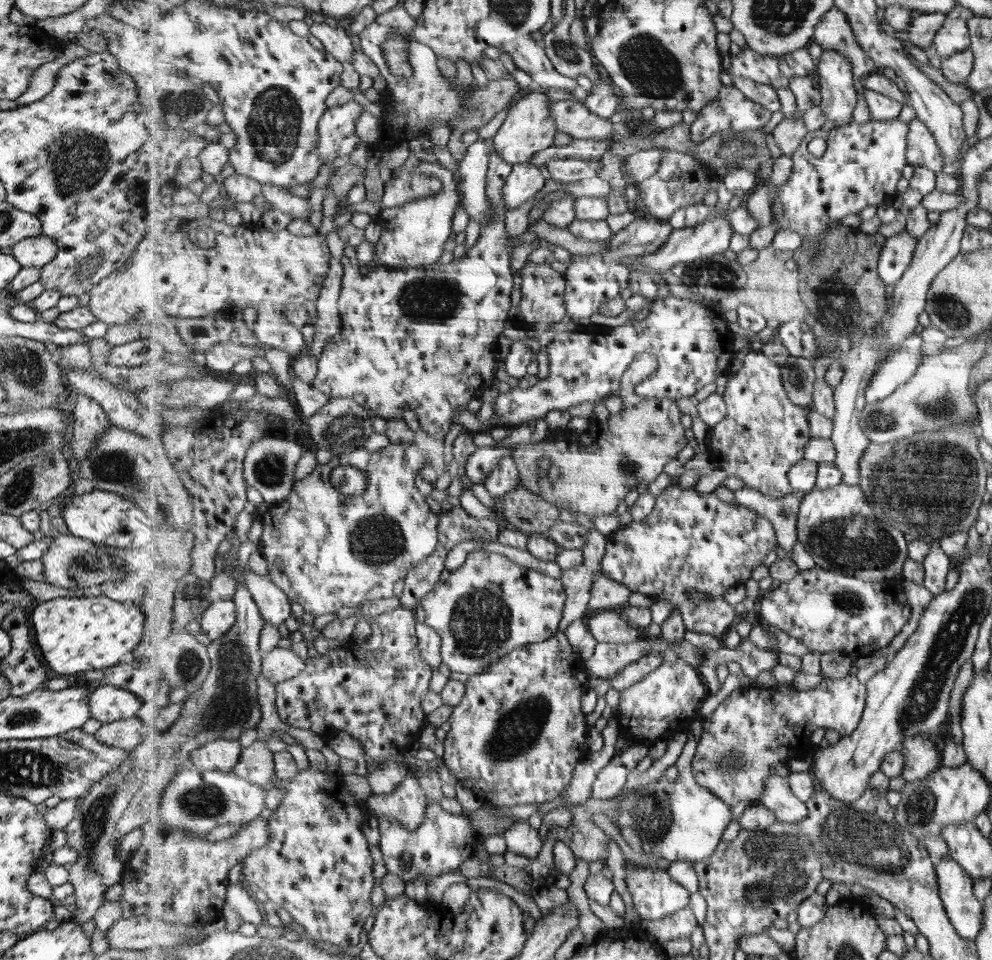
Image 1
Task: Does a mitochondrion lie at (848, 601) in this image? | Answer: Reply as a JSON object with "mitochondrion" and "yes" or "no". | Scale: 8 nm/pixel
{"mitochondrion":"yes"}

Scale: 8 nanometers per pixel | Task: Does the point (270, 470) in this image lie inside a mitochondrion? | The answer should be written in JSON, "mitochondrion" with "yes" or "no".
{"mitochondrion":"yes"}

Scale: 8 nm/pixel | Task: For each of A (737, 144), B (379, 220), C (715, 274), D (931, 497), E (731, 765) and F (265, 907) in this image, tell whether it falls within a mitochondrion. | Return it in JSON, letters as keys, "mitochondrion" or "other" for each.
{"A":"mitochondrion","B":"other","C":"mitochondrion","D":"mitochondrion","E":"mitochondrion","F":"other"}

